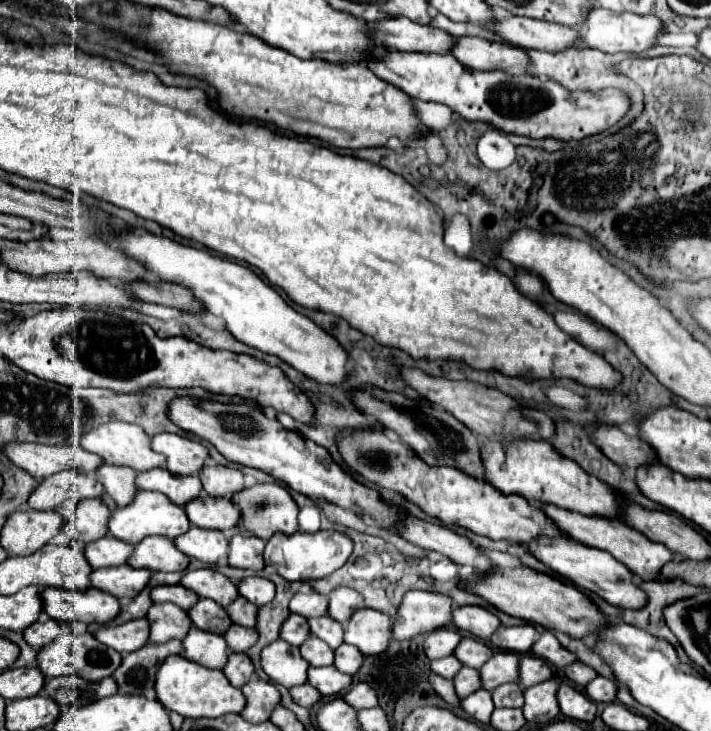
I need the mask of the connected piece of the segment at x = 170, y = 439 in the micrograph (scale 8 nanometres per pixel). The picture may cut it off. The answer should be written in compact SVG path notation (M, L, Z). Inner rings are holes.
M157 434L151 438L151 448L167 458L167 470L179 476L197 474L209 460L209 450L201 442L177 436L177 434Z

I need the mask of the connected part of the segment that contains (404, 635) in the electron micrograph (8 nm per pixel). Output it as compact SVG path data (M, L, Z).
M409 590L393 620L393 638L409 640L417 634L445 628L453 622L453 600L445 594Z

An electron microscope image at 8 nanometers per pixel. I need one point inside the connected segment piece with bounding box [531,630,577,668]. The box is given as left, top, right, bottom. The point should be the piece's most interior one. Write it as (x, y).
(547, 647)

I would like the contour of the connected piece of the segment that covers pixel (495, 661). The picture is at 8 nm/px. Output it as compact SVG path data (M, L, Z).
M495 652L495 656L485 666L481 666L479 672L481 672L481 682L483 682L485 690L495 690L497 686L501 686L505 682L517 682L521 686L521 682L519 682L519 654L515 654L515 652Z

